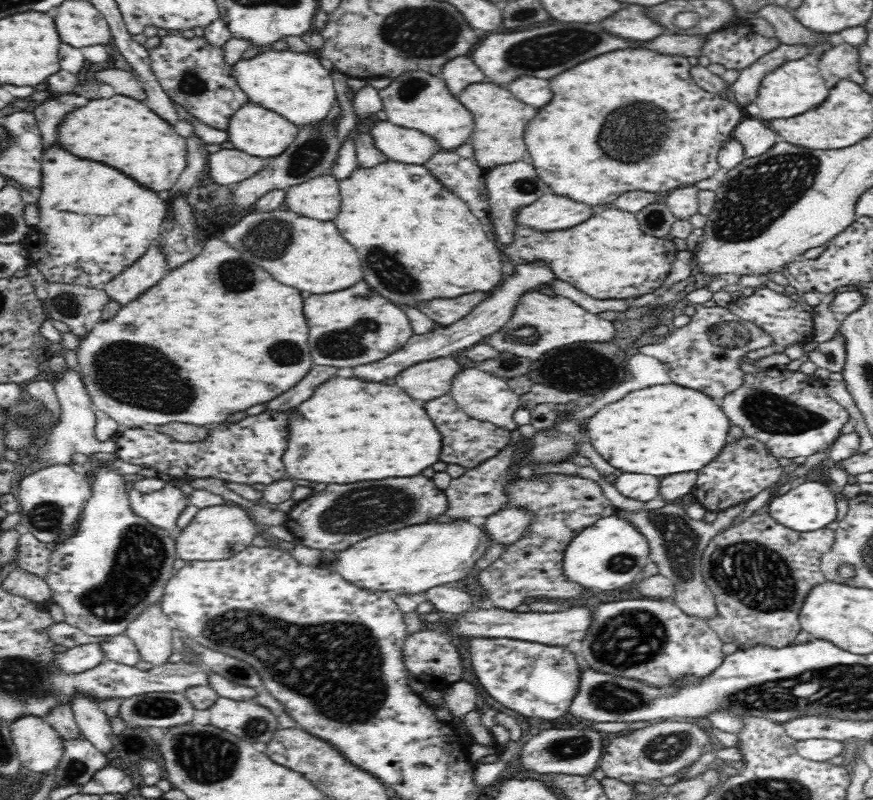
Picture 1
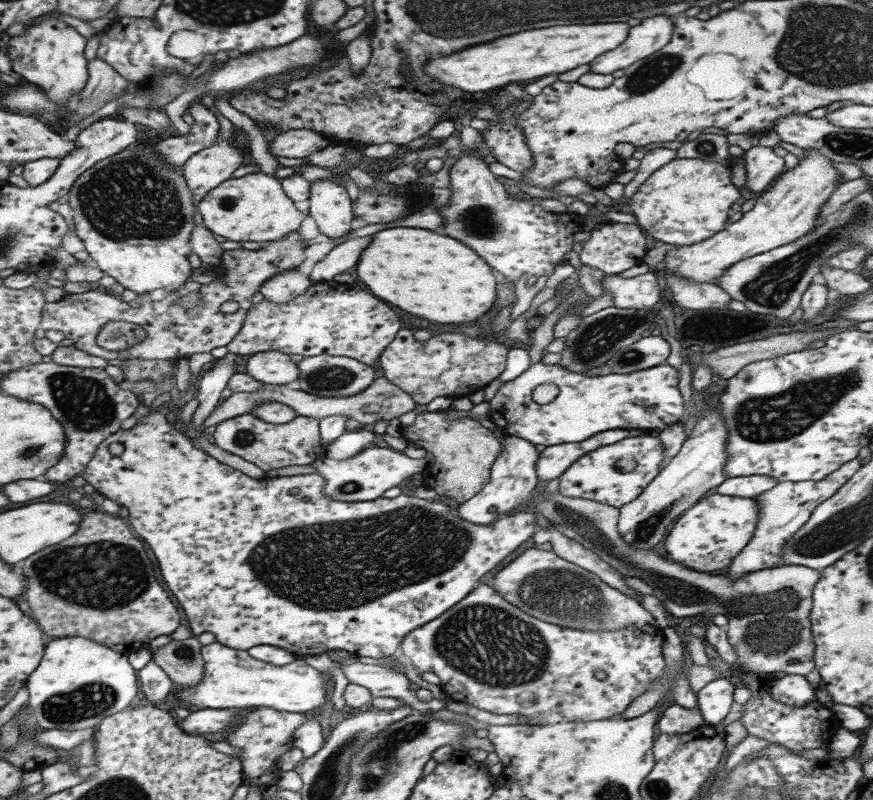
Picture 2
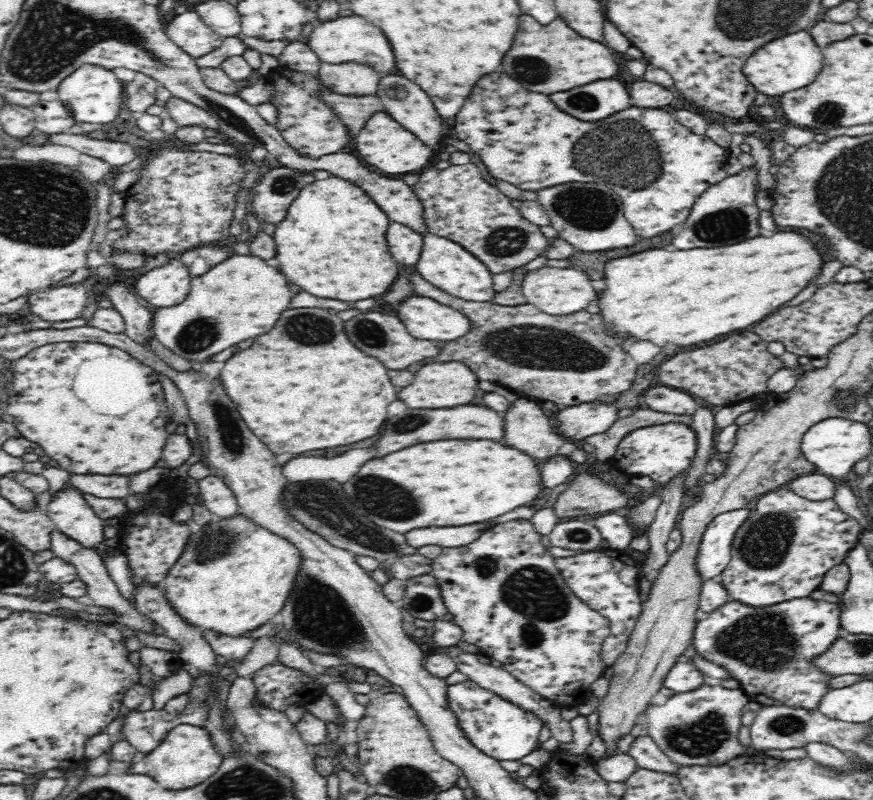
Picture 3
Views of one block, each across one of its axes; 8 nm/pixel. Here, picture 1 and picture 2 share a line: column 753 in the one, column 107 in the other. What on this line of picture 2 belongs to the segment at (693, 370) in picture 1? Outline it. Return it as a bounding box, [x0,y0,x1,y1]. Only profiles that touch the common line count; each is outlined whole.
[94,321,146,353]

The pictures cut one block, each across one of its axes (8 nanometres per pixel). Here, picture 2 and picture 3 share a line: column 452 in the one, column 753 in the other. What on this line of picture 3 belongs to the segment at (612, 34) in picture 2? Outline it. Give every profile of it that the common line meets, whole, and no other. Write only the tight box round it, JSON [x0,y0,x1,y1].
[742,30,822,96]

